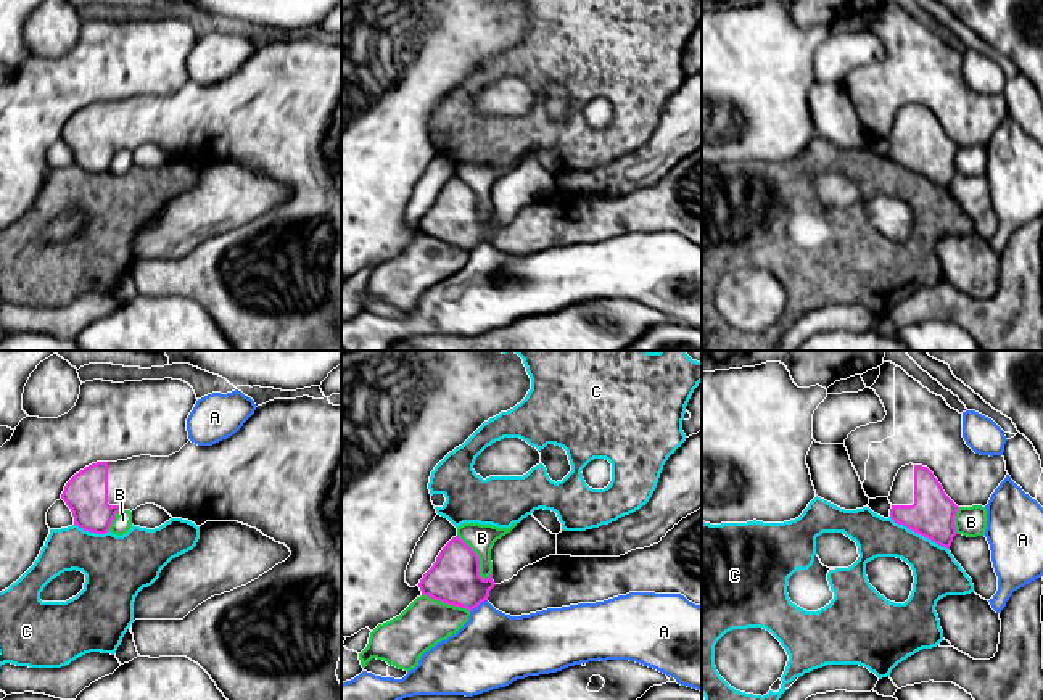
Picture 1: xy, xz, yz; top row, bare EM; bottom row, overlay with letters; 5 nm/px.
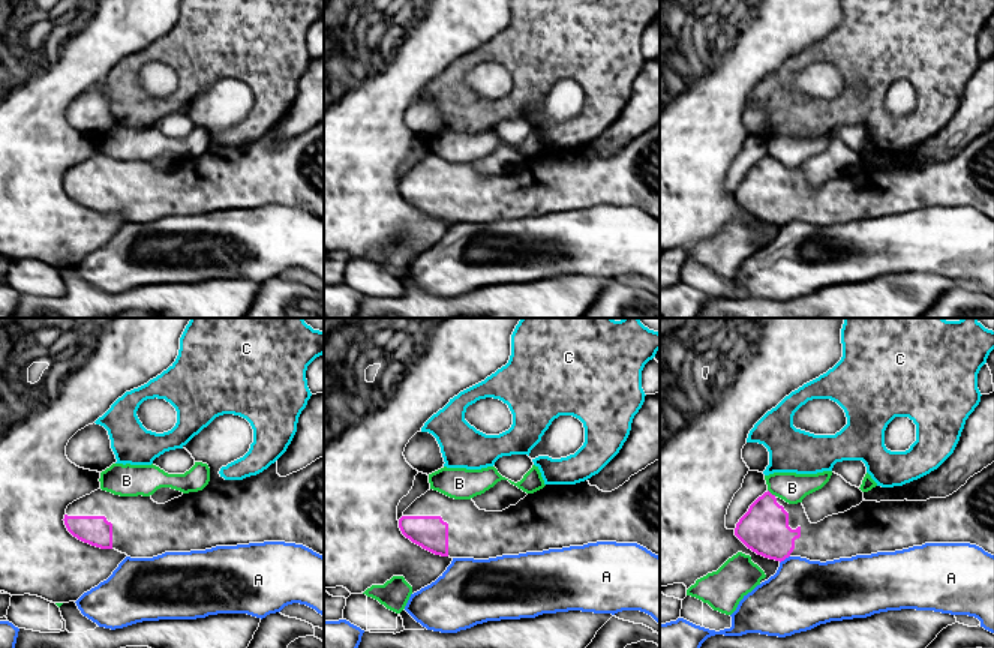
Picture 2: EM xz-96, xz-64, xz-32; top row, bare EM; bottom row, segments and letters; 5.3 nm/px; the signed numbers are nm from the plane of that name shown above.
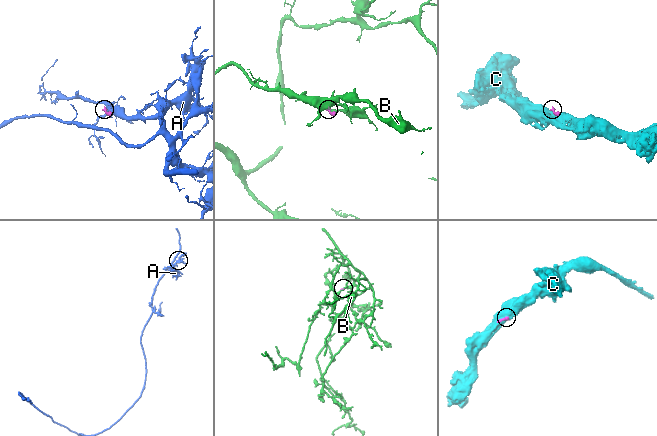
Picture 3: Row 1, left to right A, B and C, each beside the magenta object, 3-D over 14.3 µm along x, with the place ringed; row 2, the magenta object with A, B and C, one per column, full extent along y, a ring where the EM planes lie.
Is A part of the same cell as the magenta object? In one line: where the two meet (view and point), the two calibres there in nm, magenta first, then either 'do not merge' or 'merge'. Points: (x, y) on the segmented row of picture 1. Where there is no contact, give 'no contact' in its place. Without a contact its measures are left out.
xz (478, 604) | 260/380 nm | do not merge

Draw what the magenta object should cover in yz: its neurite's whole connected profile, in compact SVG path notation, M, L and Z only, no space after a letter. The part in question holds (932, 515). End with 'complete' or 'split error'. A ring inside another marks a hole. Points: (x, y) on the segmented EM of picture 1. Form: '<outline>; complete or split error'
M905 465L898 470L888 500L890 518L908 529L946 547L966 574L974 592L985 600L998 591L998 576L985 536L967 537L956 533L958 505L945 494L934 473L922 465Z; split error

